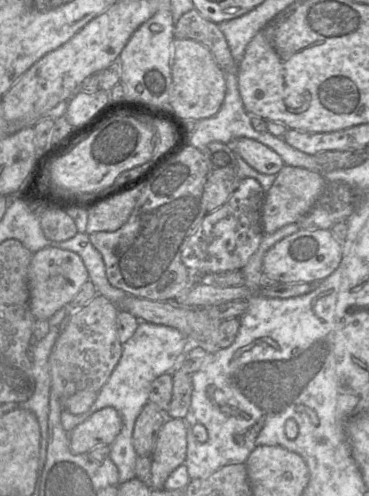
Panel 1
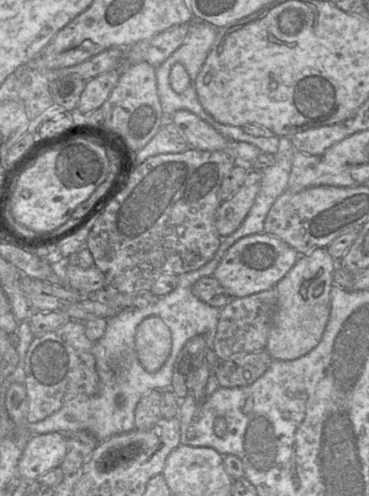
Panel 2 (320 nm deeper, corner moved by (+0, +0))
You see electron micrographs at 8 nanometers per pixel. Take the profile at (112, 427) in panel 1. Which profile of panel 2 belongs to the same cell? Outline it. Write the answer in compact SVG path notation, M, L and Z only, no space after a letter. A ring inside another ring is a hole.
M60 432L33 435L27 441L17 464L19 479L34 480L60 467L67 453L67 437Z

